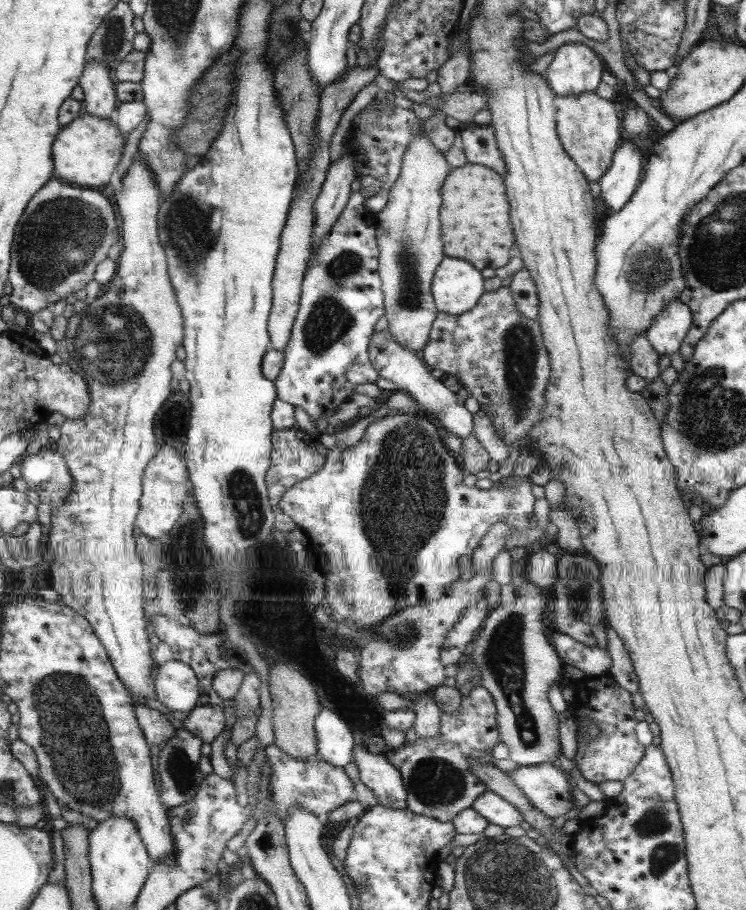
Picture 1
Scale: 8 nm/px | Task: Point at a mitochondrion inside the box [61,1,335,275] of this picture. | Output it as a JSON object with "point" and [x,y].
{"point":[114,36]}

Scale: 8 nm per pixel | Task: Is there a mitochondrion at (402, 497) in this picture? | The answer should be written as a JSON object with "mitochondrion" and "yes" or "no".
{"mitochondrion":"yes"}

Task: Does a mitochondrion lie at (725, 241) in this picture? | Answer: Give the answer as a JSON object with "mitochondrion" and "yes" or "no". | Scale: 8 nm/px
{"mitochondrion":"no"}

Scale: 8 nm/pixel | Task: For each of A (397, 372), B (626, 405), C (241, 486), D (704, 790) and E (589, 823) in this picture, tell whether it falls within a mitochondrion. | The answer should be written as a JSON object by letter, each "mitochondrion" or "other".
{"A":"other","B":"other","C":"mitochondrion","D":"other","E":"other"}

